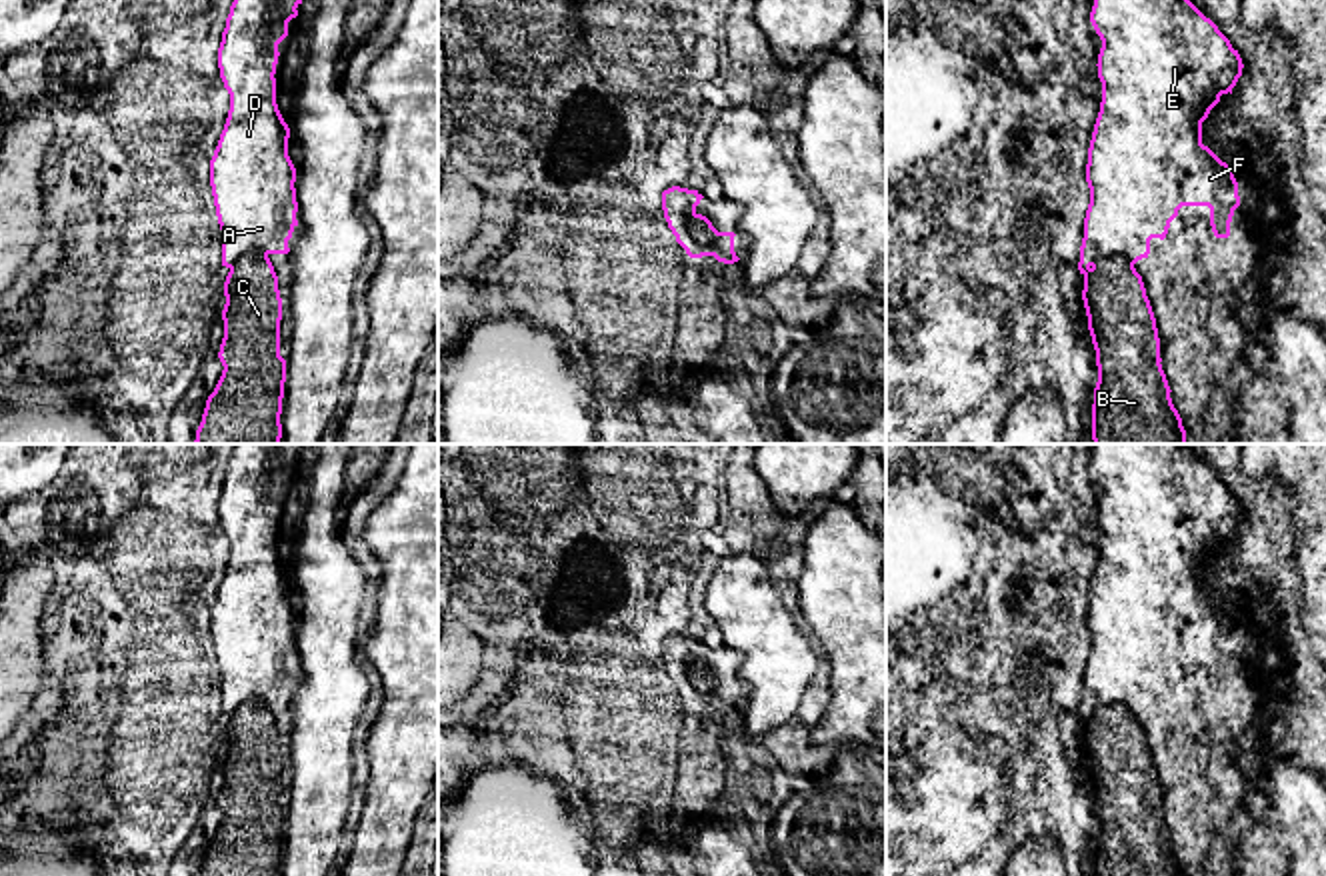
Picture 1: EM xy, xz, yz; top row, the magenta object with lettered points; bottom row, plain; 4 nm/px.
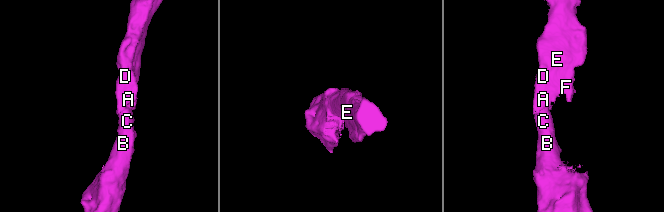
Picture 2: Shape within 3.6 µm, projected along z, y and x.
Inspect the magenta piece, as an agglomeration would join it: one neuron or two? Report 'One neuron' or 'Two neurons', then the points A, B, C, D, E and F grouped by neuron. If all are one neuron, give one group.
One neuron. Groups: A B C D E F

